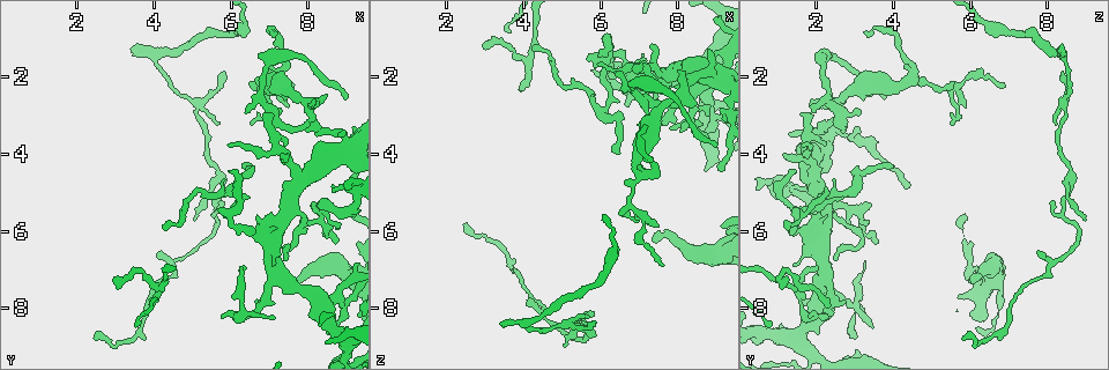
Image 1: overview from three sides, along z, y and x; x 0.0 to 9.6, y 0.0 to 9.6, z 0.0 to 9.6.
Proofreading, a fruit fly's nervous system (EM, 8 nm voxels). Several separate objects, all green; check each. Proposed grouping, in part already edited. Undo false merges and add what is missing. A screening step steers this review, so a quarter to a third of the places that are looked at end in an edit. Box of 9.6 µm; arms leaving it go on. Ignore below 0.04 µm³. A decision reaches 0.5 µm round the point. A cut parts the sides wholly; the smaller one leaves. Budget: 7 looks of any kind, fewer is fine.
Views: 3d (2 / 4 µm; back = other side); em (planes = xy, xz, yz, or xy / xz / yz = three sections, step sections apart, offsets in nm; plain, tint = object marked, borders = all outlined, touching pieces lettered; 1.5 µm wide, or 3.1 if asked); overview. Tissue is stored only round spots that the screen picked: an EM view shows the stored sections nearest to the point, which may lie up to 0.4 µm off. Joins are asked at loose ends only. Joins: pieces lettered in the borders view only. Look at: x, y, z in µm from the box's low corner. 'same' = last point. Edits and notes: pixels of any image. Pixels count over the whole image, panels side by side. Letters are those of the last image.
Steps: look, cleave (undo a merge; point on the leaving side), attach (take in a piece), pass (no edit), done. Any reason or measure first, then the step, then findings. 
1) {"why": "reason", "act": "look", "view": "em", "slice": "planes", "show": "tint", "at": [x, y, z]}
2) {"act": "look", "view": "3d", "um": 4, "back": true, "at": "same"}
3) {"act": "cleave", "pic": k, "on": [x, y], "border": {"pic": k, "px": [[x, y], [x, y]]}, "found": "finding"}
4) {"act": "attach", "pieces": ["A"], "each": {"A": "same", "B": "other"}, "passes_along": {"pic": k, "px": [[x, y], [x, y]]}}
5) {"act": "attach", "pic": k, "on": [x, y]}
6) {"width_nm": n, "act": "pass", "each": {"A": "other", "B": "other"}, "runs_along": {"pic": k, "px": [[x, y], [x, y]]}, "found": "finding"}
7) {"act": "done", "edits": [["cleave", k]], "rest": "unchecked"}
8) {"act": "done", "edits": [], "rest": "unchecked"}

{"why": "three arms meet", "act": "look", "view": "3d", "um": 4, "at": [8.90, 3.65, 1.95]}

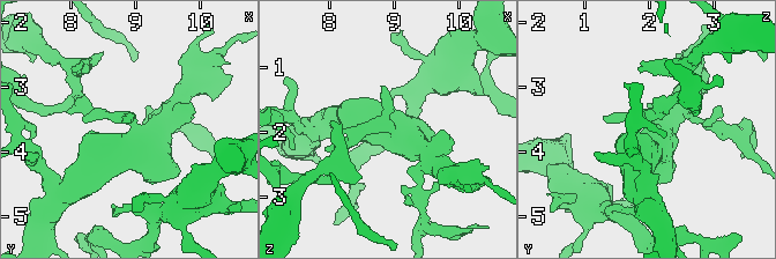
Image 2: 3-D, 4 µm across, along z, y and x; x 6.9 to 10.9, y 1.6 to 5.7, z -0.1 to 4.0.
{"why": "need the tissue", "act": "look", "view": "em", "slice": "xz", "step": 8, "show": "tint", "at": [8.90, 3.65, 1.95]}

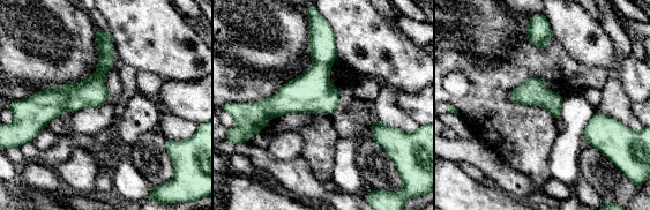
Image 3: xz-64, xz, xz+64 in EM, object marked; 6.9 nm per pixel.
{"act": "look", "view": "em", "slice": "planes", "show": "borders", "at": "same"}

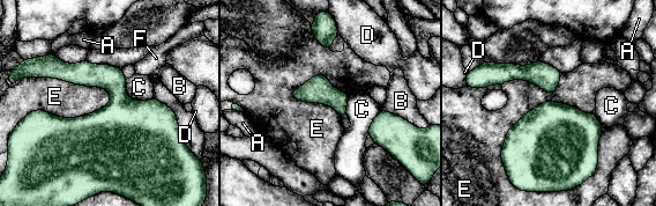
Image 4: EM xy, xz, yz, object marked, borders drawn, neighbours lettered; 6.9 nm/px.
{"act": "pass", "each": {"A": "other", "B": "other", "C": "other", "D": "other", "E": "other", "F": "other"}, "border": {"pic": 4, "px": [[112, 97], [76, 117], [29, 113]]}, "found": "continuous, no second cell"}

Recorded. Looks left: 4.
{"why": "thin end", "act": "look", "view": "em", "slice": "xz", "step": 4, "show": "tint", "at": [2.55, 8.75, 5.80]}

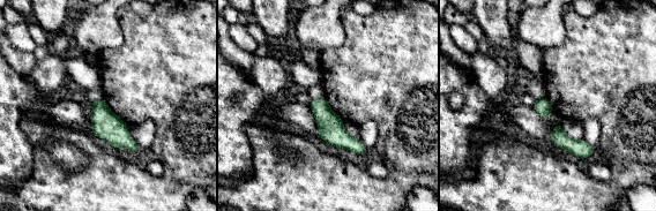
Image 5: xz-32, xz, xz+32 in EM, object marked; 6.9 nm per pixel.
{"act": "look", "view": "em", "slice": "planes", "show": "borders", "at": "same"}

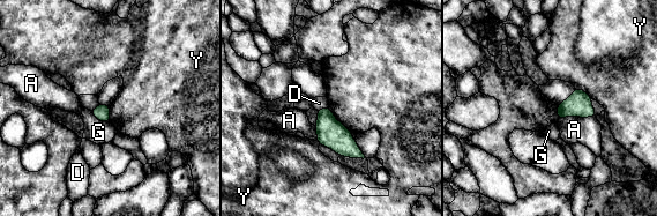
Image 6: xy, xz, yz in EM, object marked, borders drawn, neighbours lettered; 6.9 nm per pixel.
{"act": "attach", "pieces": ["D"], "each": {"A": "other", "D": "same", "G": "other", "Y": "other"}, "passes_along": {"pic": 6, "px": [[333, 134], [322, 109], [319, 103]]}, "found": "the cell continues"}

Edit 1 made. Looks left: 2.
{"why": "redraw", "act": "look", "view": "overview"}

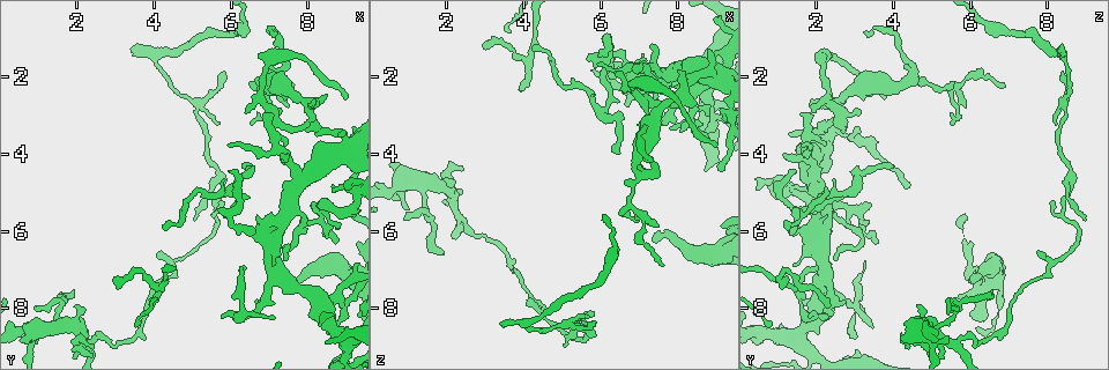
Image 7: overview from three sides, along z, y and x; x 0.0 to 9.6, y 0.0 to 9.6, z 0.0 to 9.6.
{"why": "an open end", "act": "look", "view": "em", "slice": "planes", "show": "borders", "at": [7.55, 2.75, 5.95]}

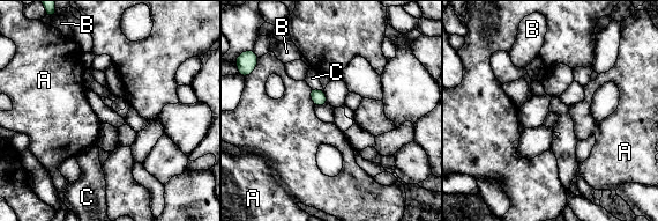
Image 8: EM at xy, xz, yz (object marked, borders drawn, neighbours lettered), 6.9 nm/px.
{"act": "pass", "each": {"A": "other", "B": "other", "C": "other"}, "border": {"pic": 8, "px": [[309, 88], [309, 95], [314, 105]]}, "found": "none of them fits"}

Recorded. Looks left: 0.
{"act": "done", "edits": [["attach", 6]], "rest": "unchecked"}

